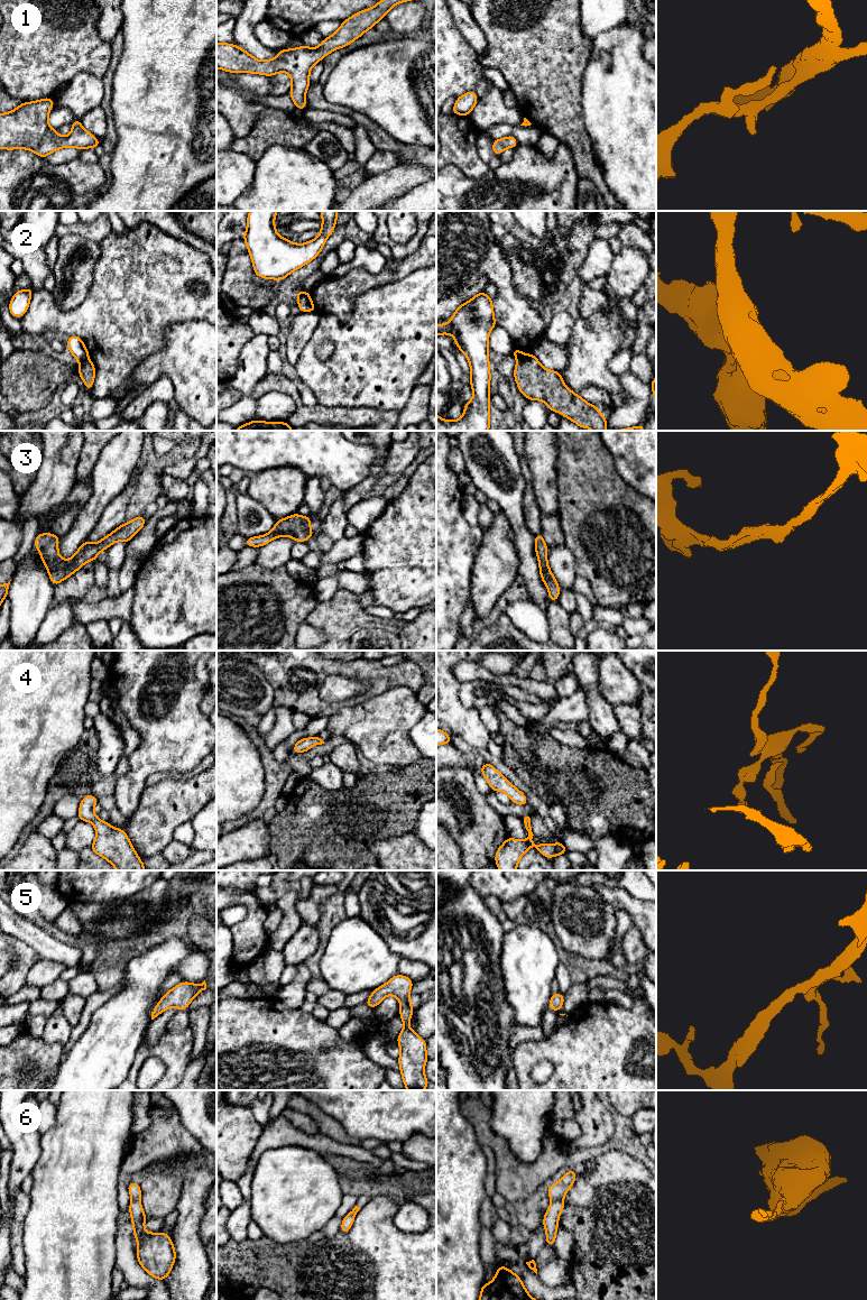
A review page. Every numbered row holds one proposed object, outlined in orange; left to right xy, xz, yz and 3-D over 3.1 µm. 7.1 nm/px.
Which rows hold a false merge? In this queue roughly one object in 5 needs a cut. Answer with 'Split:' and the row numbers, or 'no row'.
Split: 2

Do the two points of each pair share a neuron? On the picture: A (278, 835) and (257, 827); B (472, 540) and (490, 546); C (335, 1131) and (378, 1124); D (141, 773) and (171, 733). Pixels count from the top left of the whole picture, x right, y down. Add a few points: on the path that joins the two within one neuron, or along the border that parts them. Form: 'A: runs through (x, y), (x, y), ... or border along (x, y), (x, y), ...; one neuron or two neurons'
A: border along (267, 823), (269, 832), (268, 854); two neurons
B: border along (485, 529), (472, 568); two neurons
C: border along (324, 1112), (359, 1141); two neurons
D: runs through (145, 763), (165, 743); one neuron

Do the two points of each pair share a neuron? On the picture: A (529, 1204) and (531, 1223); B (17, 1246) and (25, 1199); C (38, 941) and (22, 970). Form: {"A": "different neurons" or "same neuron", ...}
{"A": "same neuron", "B": "same neuron", "C": "different neurons"}

